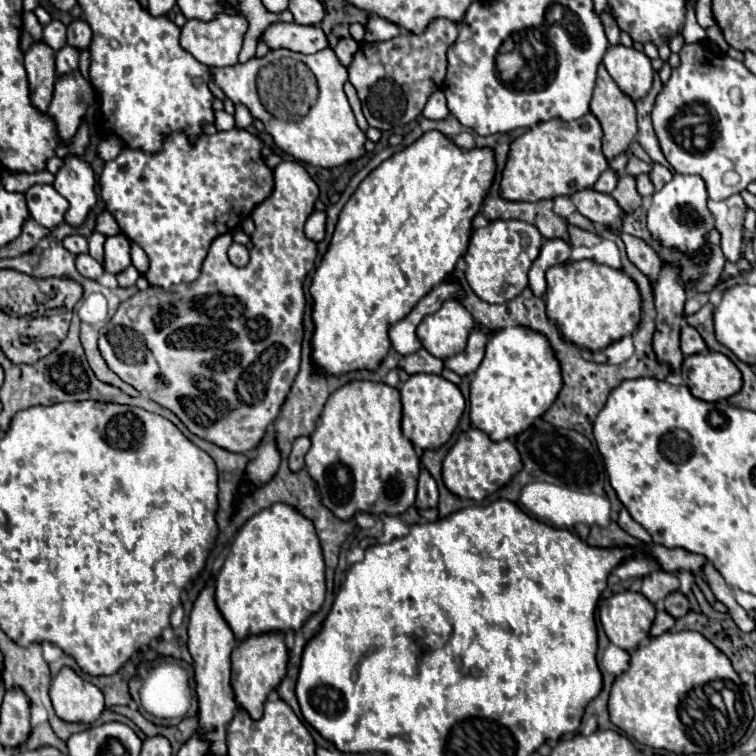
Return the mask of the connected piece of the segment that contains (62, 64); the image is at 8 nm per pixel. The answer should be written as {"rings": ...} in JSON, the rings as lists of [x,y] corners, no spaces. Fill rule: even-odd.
{"rings":[[[66,44],[60,52],[56,52],[56,74],[62,76],[68,72],[74,72],[78,68],[78,58],[80,58],[80,52]]]}

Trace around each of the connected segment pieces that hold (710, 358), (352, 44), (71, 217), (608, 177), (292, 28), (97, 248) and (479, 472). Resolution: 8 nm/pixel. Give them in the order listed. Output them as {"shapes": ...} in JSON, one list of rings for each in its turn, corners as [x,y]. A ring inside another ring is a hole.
{"shapes":[[[[722,352],[692,354],[684,358],[682,378],[690,392],[706,402],[726,400],[742,388],[742,374]]],[[[342,38],[340,42],[338,42],[338,46],[334,48],[334,52],[336,52],[336,56],[338,56],[338,60],[344,64],[344,66],[348,66],[350,62],[352,62],[352,56],[358,52],[358,42],[356,40],[352,40],[352,38]]],[[[66,156],[64,166],[56,174],[54,188],[70,202],[66,212],[66,222],[72,226],[84,224],[90,210],[96,206],[96,192],[94,192],[94,172],[90,164],[86,164],[78,156]]],[[[606,170],[598,180],[596,180],[596,184],[594,184],[594,190],[596,192],[604,192],[604,194],[610,194],[614,188],[616,188],[616,176],[610,172],[610,170]]],[[[276,22],[262,32],[268,48],[288,48],[302,54],[314,54],[328,48],[328,38],[320,26],[300,26],[296,22]]],[[[94,232],[90,238],[88,238],[88,242],[90,242],[90,256],[94,258],[94,260],[100,260],[100,264],[102,264],[102,244],[104,244],[104,240],[106,240],[106,236],[104,234],[98,234],[98,232]]],[[[470,428],[462,432],[452,446],[452,450],[444,458],[442,466],[442,476],[444,476],[444,486],[460,496],[462,500],[484,500],[488,494],[494,494],[502,486],[506,486],[516,472],[522,470],[522,460],[516,450],[516,446],[510,440],[502,442],[492,442],[482,430]]]]}

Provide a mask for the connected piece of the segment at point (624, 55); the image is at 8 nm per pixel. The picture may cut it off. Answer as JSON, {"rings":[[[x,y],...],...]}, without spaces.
{"rings":[[[622,44],[610,46],[604,56],[604,66],[618,84],[618,88],[634,102],[650,92],[654,70],[650,58],[644,52],[624,48]]]}

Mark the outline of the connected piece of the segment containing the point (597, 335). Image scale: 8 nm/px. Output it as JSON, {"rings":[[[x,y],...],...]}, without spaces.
{"rings":[[[594,260],[564,262],[546,272],[546,312],[558,324],[562,338],[590,352],[604,350],[612,342],[630,336],[640,324],[640,292],[636,282],[622,270]]]}

